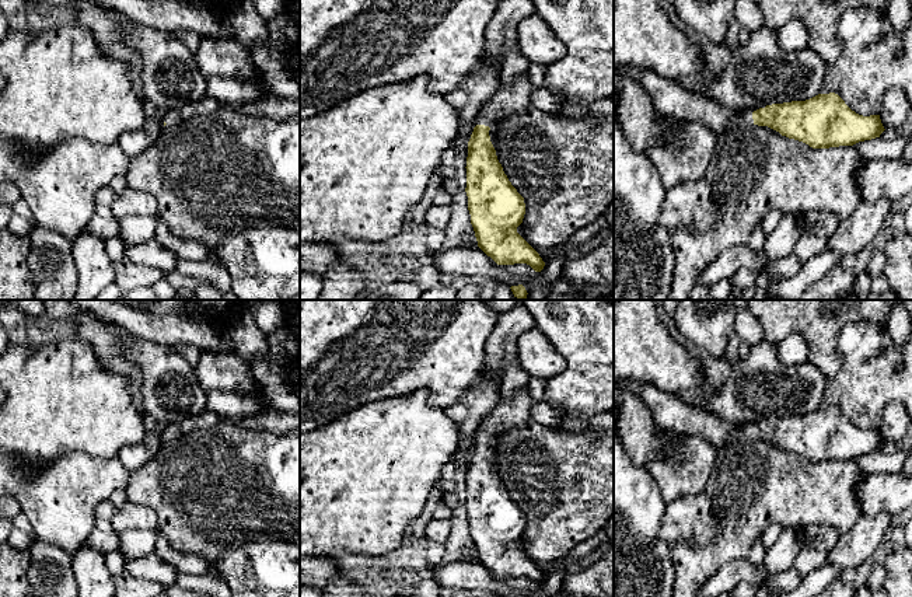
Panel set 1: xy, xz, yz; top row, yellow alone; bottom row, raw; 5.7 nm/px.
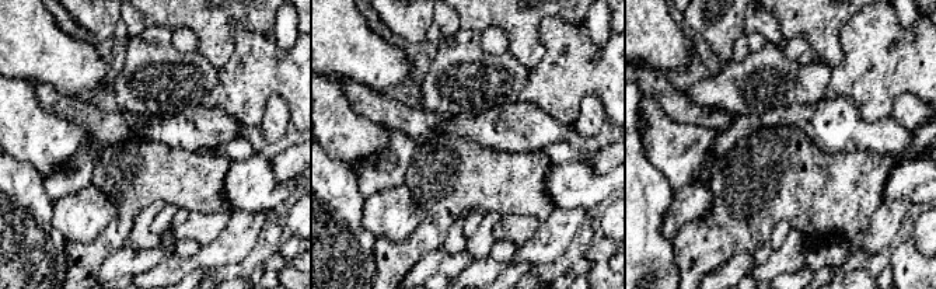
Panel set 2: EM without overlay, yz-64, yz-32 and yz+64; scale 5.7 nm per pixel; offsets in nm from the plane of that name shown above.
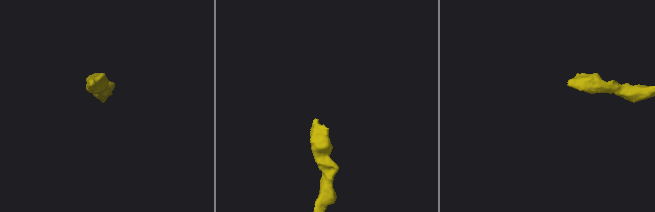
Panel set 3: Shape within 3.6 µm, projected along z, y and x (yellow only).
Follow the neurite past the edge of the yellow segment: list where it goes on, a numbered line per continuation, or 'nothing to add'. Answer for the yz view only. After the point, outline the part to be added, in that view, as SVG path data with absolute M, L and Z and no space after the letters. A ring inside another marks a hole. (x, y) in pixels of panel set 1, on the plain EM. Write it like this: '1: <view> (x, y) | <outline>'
1: yz (744, 432) | M744 425L744 426L738 426L733 436L731 436L731 443L737 441L737 440L749 440L754 439L754 433L752 433L752 426L751 425Z

